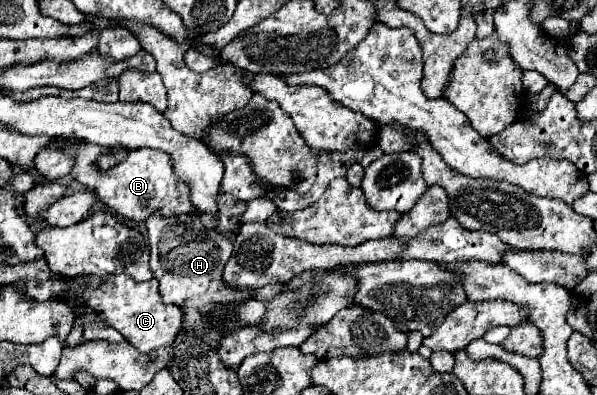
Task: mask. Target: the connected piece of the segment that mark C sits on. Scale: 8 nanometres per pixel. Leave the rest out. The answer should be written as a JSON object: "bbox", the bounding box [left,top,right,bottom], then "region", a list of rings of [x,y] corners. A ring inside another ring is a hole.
{"bbox":[85,275,183,353],"region":[[[91,275],[89,291],[85,291],[85,303],[95,311],[105,313],[109,327],[117,329],[139,353],[151,353],[153,349],[169,347],[183,323],[183,311],[161,301],[157,279],[137,283],[129,275]]]}

